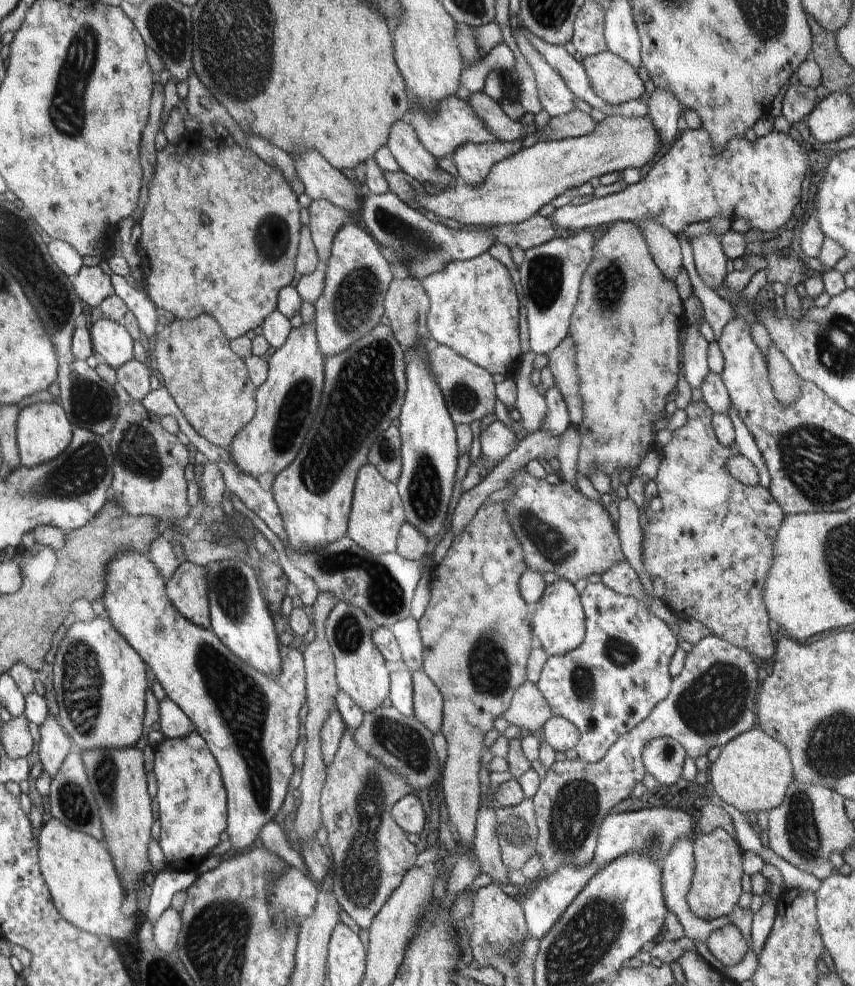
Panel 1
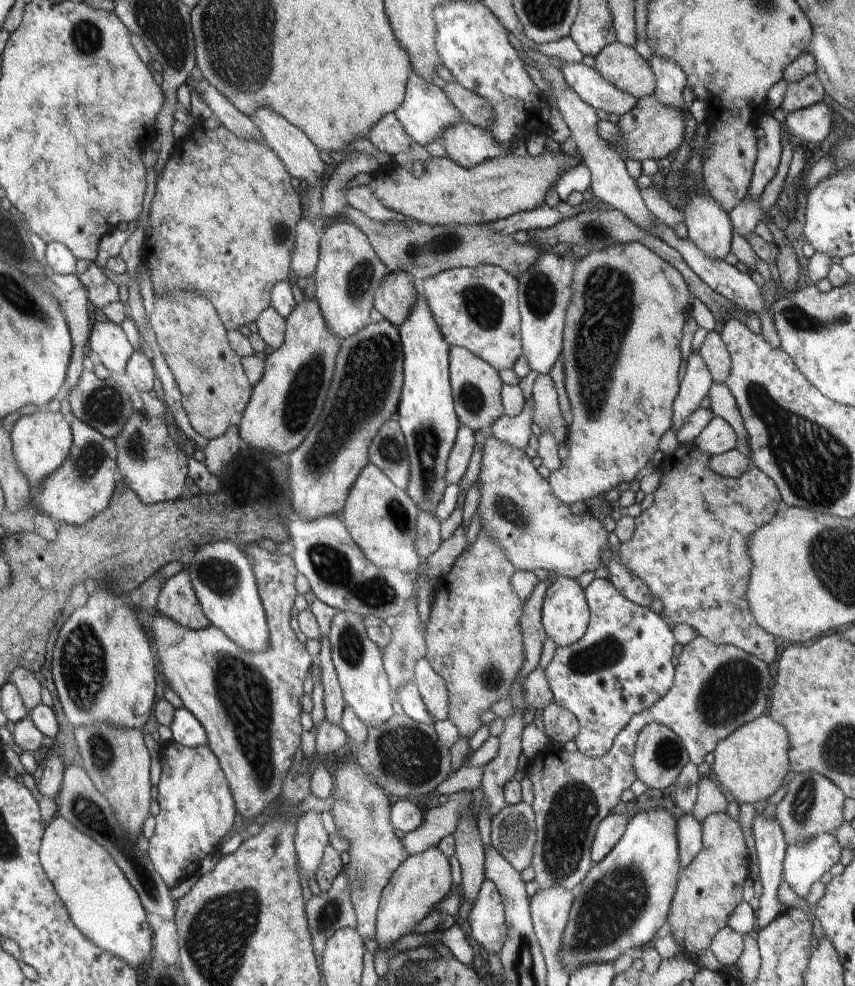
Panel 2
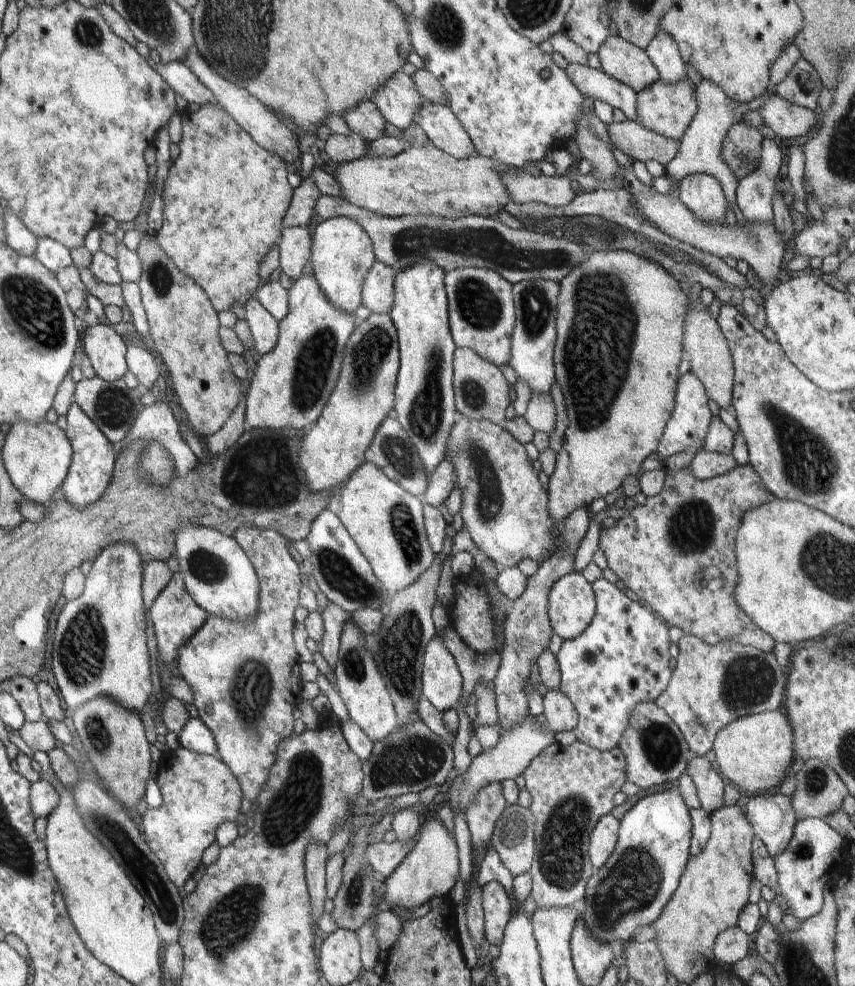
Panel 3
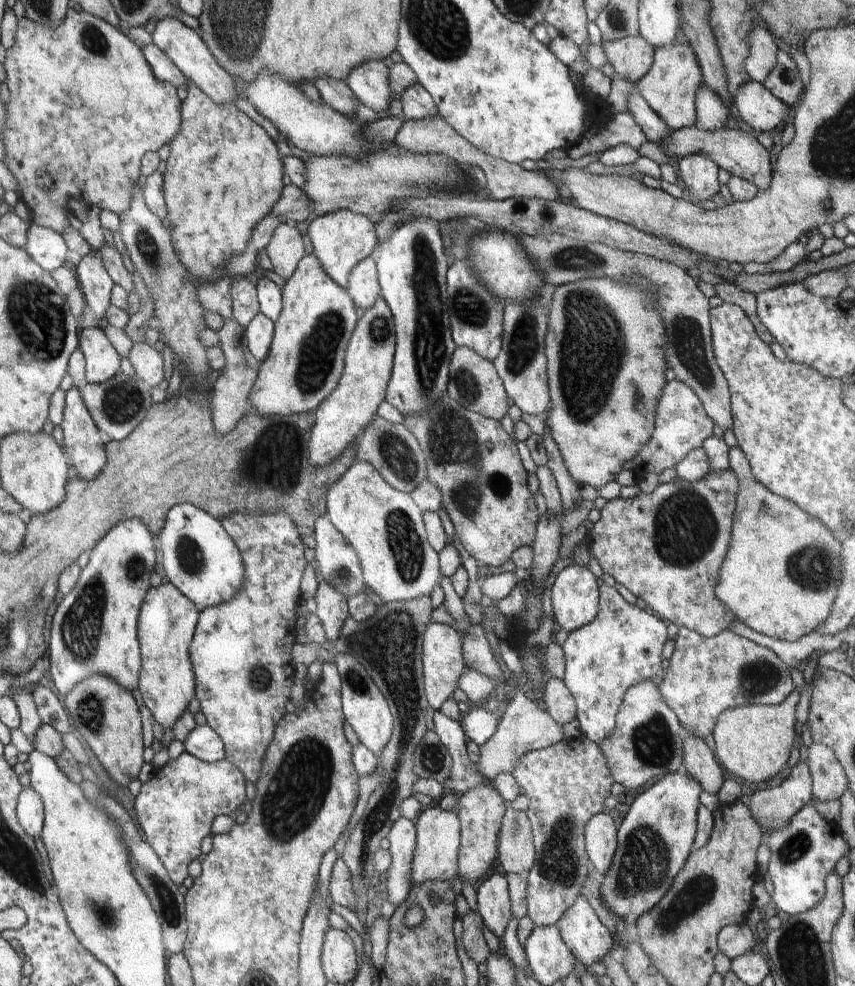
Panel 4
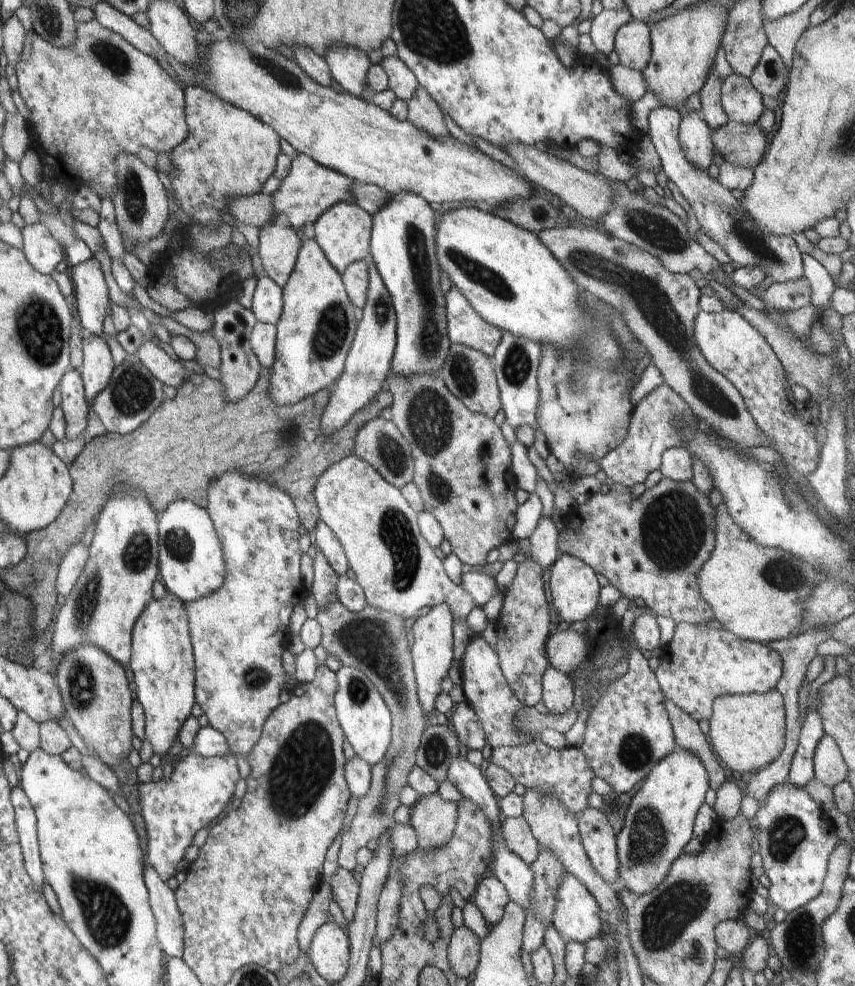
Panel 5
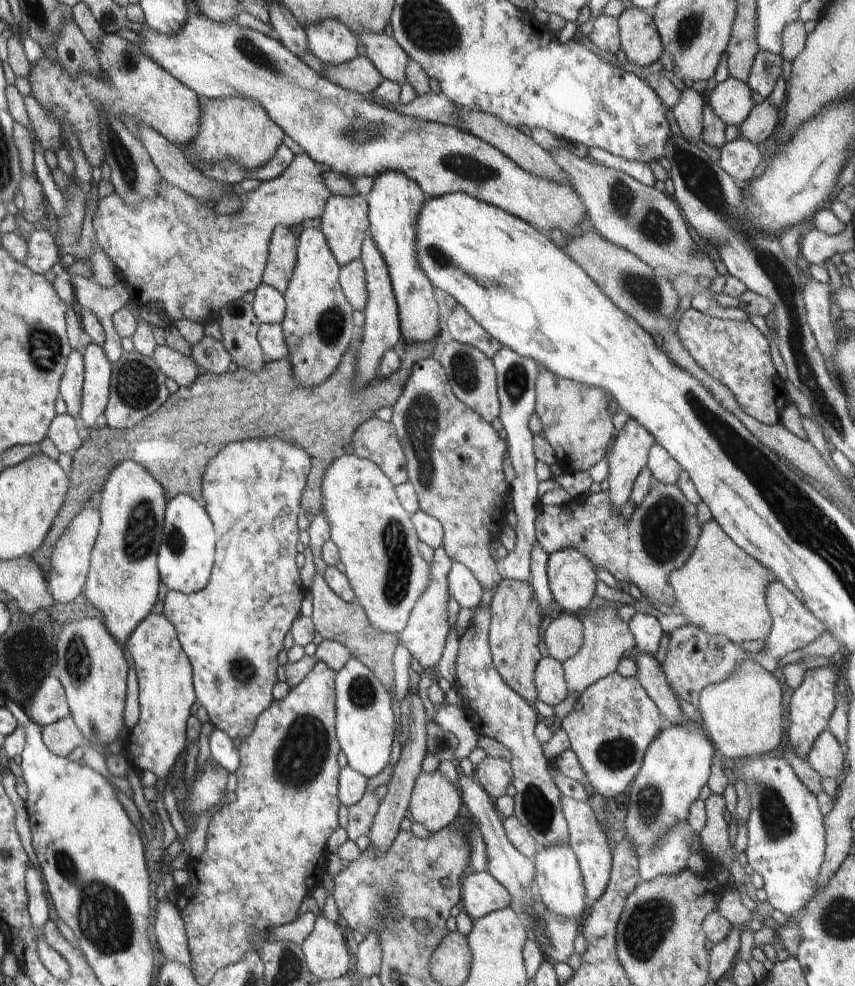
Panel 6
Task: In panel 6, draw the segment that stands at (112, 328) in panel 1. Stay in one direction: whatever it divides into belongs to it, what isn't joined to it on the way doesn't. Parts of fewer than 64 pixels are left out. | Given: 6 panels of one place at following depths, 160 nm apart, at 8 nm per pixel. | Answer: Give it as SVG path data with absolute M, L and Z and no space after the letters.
M94 342L82 354L84 378L78 419L80 425L95 426L96 418L105 411L108 404L113 366L102 347Z

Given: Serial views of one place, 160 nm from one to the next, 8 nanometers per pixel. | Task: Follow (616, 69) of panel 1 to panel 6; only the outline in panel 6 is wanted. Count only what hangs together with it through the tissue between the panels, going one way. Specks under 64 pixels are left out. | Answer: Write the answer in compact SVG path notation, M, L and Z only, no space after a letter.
M626 9L617 21L621 49L629 62L646 68L659 60L663 44L649 10Z

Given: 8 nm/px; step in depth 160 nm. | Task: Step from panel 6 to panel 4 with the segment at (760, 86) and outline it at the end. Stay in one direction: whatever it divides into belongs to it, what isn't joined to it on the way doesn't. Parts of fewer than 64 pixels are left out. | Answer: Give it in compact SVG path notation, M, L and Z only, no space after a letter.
M778 49L775 67L762 84L785 105L795 108L805 91L804 82L798 73L798 66L792 56L783 49Z

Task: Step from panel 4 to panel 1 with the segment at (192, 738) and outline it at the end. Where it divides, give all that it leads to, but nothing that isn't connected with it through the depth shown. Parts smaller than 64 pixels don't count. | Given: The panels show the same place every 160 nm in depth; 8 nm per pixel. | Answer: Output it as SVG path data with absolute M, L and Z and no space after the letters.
M168 697L159 702L159 722L160 730L166 739L182 738L194 730L193 722Z

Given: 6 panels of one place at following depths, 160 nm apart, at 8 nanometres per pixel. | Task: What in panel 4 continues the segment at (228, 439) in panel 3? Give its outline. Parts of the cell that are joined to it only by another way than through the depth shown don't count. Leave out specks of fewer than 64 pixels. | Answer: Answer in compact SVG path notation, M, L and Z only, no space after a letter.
M224 319L223 327L218 331L220 344L219 347L225 356L225 369L222 376L216 380L213 388L212 420L213 428L218 435L227 435L239 423L239 420L252 410L249 399L250 391L255 383L261 362L250 352L246 344L246 337L243 329L238 322Z

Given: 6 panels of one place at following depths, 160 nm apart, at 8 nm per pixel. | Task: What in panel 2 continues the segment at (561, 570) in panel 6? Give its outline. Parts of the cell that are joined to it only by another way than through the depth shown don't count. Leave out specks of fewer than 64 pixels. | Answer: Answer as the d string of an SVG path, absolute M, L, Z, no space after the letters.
M556 576L546 589L541 608L541 621L547 638L558 647L567 647L578 642L587 631L590 611L584 596L584 589L576 579Z

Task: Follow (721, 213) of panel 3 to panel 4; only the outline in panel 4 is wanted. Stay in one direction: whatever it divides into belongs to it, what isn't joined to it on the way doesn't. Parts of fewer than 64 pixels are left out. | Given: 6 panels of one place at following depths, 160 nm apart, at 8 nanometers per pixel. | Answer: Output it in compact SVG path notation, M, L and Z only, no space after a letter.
M704 154L678 159L677 183L684 190L683 198L696 204L714 198L721 185L717 177L718 167Z

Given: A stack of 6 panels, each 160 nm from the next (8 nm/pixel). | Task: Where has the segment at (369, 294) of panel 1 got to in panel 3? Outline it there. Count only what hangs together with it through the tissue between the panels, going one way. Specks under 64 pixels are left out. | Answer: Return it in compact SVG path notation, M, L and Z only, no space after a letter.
M332 218L320 222L312 234L309 260L314 269L313 276L322 288L322 292L326 294L326 298L340 310L346 310L349 314L355 315L362 305L362 282L372 264L377 262L372 240L366 234L366 230L350 218Z

